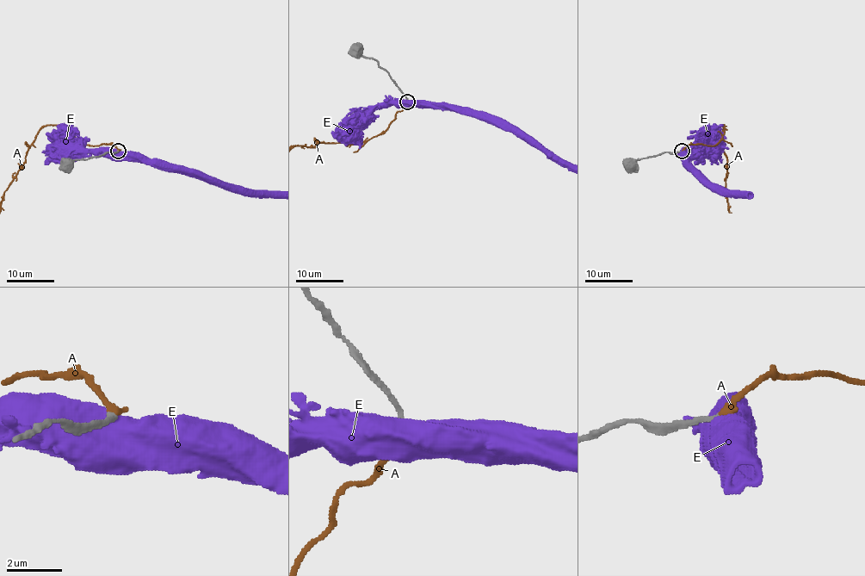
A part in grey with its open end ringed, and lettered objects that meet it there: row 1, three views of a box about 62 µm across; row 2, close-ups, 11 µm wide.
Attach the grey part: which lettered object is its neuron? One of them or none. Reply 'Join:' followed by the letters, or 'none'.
Join: A

